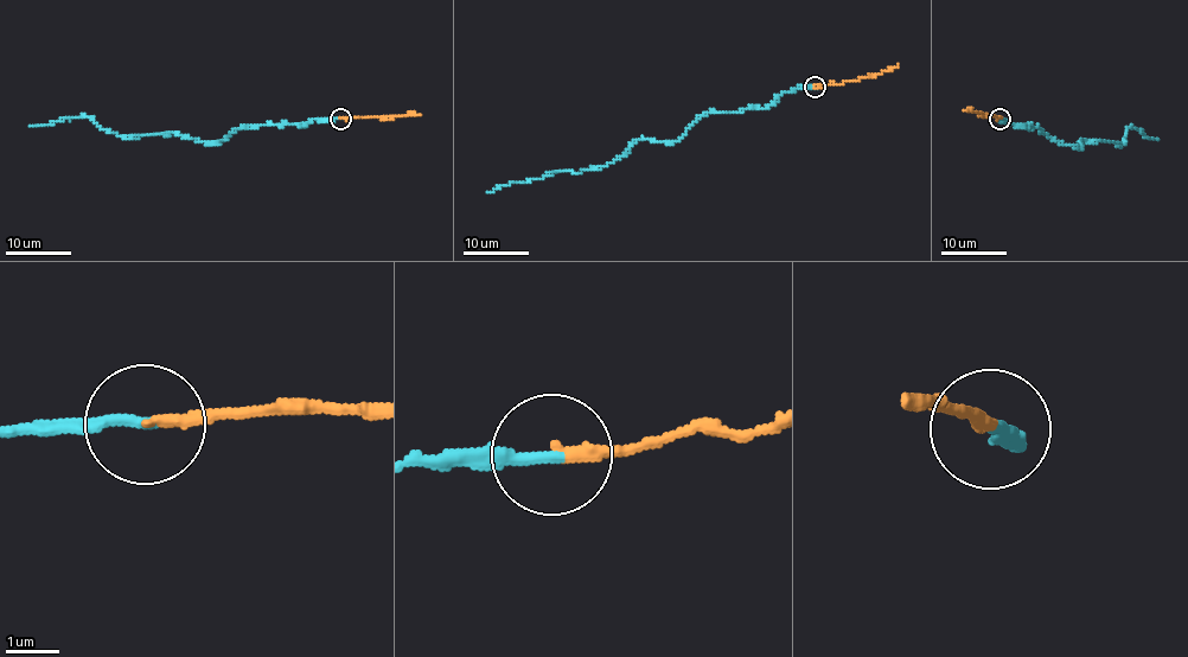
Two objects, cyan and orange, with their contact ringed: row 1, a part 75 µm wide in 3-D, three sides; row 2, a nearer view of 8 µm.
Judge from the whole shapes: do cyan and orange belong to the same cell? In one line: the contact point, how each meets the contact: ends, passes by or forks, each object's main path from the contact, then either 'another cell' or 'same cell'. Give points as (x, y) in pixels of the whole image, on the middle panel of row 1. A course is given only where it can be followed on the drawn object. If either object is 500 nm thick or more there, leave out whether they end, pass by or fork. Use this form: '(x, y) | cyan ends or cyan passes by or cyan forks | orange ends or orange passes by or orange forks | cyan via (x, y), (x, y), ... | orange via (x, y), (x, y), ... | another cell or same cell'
(815, 87) | cyan ends | orange ends | cyan via (815, 87), (784, 91), (765, 108), (704, 113), (674, 142), (634, 140), (610, 164), (504, 184), (487, 192) | orange via (815, 87), (860, 80), (898, 65) | same cell

